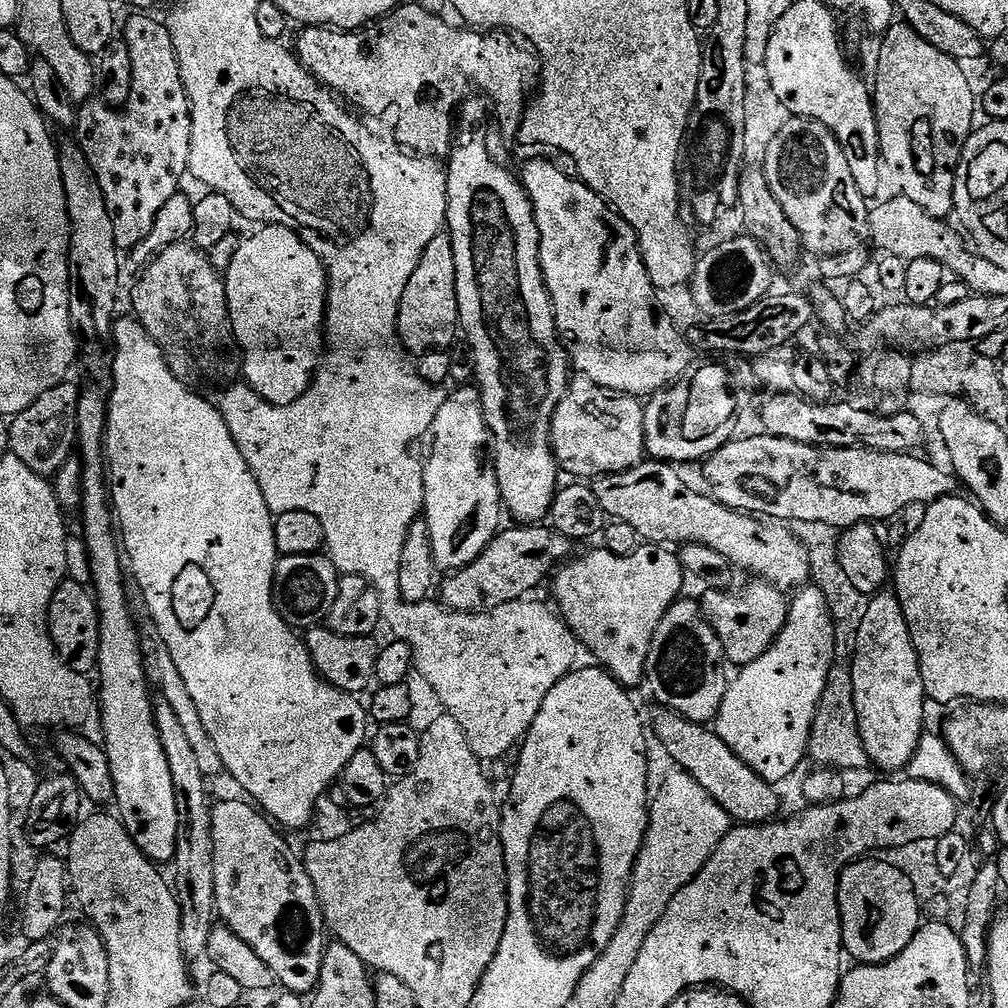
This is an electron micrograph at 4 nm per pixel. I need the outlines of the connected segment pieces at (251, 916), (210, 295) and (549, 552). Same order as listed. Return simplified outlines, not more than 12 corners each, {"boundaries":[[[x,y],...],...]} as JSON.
{"boundaries":[[[219,801],[219,919],[289,993],[330,943],[301,853],[259,807]],[[173,244],[135,315],[172,369],[239,381],[228,286],[209,253]],[[551,526],[505,527],[453,571],[443,603],[489,612],[525,599],[574,541]]]}

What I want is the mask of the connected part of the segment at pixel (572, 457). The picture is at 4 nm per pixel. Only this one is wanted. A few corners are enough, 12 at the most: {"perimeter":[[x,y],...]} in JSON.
{"perimeter":[[577,375],[552,419],[572,478],[646,456],[637,397]]}

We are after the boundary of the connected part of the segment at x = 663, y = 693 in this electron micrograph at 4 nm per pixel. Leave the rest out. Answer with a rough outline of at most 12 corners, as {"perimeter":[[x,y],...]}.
{"perimeter":[[695,599],[667,608],[646,658],[657,705],[720,712],[724,647]]}

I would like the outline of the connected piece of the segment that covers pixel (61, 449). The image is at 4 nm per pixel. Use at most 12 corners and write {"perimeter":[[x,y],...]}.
{"perimeter":[[59,384],[14,417],[11,455],[55,477],[78,448],[82,393]]}

